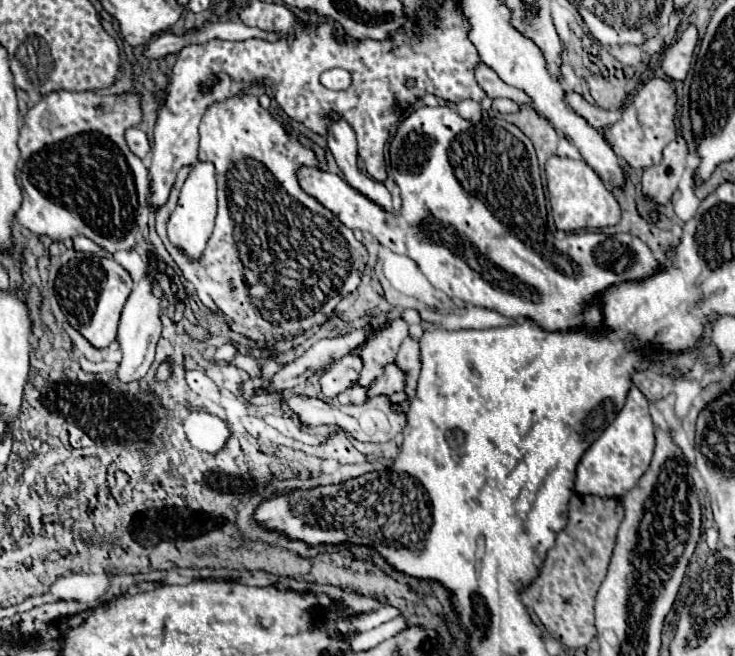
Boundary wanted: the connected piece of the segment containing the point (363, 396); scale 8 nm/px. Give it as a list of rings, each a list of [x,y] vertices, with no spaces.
[[[351,387],[347,391],[343,391],[341,395],[337,395],[337,401],[341,405],[349,405],[349,403],[355,403],[355,405],[361,405],[363,401],[367,401],[367,387]]]

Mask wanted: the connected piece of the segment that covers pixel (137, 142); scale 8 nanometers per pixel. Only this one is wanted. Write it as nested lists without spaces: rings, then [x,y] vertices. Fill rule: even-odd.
[[[137,127],[127,129],[125,141],[127,141],[127,147],[129,147],[137,157],[141,157],[141,159],[145,159],[145,157],[149,155],[149,151],[151,151],[149,141],[147,141],[147,135],[145,135],[141,129],[137,129]]]

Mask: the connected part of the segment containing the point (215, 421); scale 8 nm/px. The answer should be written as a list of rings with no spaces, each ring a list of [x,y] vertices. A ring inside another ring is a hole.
[[[191,411],[183,419],[183,431],[191,447],[209,453],[217,453],[219,449],[223,449],[225,441],[229,439],[227,423],[203,411]]]

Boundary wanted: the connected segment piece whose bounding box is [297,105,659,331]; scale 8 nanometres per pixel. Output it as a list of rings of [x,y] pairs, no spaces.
[[[443,105],[443,107],[417,107],[409,117],[405,117],[399,123],[393,139],[389,141],[389,177],[393,177],[393,181],[399,185],[401,199],[403,199],[403,211],[397,213],[397,215],[385,213],[381,207],[377,207],[373,201],[369,201],[367,197],[357,193],[353,187],[347,187],[347,183],[335,173],[329,173],[329,171],[317,169],[317,167],[299,167],[297,169],[297,181],[299,181],[301,189],[307,195],[317,199],[331,213],[335,213],[335,217],[343,225],[347,225],[349,229],[367,231],[381,245],[389,247],[391,251],[411,257],[419,265],[423,275],[427,275],[431,285],[441,289],[449,299],[459,297],[465,303],[485,307],[485,309],[493,309],[493,311],[497,311],[505,317],[511,317],[511,319],[531,317],[533,321],[537,321],[547,331],[565,331],[565,329],[579,329],[579,327],[595,329],[595,327],[601,325],[601,319],[603,319],[597,303],[593,301],[597,293],[601,293],[603,289],[607,289],[611,285],[617,285],[621,281],[645,279],[645,277],[649,277],[651,273],[655,273],[659,269],[659,261],[651,255],[649,247],[641,239],[637,239],[629,233],[615,233],[615,235],[609,235],[609,237],[605,233],[573,233],[573,235],[569,235],[569,239],[565,239],[565,247],[563,247],[563,241],[553,239],[551,233],[547,231],[547,209],[545,209],[545,197],[543,197],[543,185],[541,185],[541,175],[539,175],[539,163],[537,163],[535,149],[533,149],[529,137],[519,127],[515,127],[515,125],[503,121],[503,119],[483,117],[479,125],[473,125],[471,121],[463,119],[455,109],[451,109],[447,105]]]

